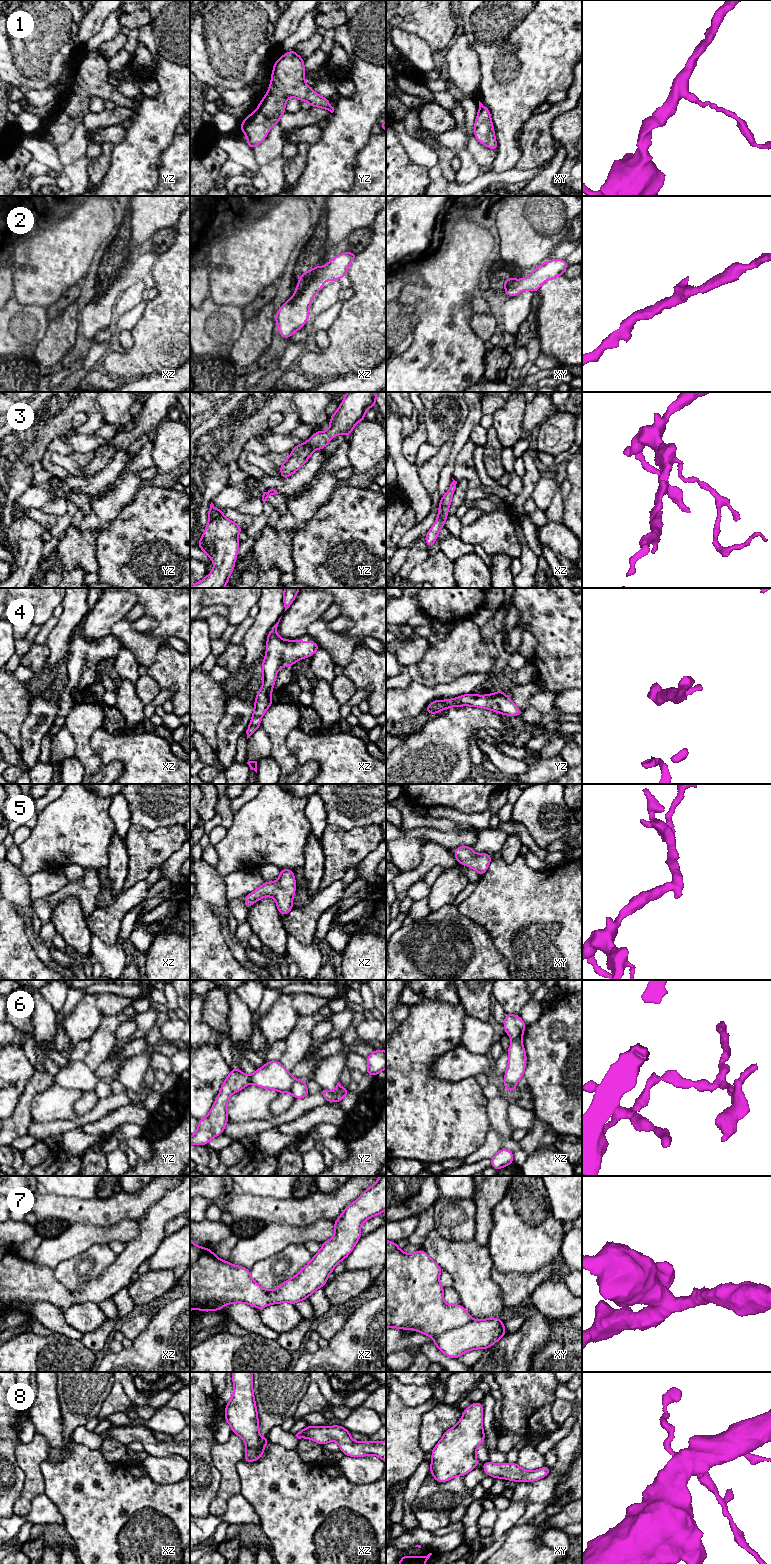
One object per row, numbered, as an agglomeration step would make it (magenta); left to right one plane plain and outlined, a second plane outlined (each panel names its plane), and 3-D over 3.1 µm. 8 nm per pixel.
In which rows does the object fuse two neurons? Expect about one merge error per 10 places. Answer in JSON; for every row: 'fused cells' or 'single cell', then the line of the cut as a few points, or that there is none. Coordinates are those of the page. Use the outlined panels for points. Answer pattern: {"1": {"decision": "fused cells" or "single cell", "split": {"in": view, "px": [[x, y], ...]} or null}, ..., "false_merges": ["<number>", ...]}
{"1": {"decision": "single cell", "split": null}, "2": {"decision": "single cell", "split": null}, "3": {"decision": "single cell", "split": null}, "4": {"decision": "single cell", "split": null}, "5": {"decision": "single cell", "split": null}, "6": {"decision": "fused cells", "split": {"in": "xz", "px": [[520, 1038], [513, 1041]]}}, "7": {"decision": "fused cells", "split": {"in": "xy", "px": [[471, 1319], [458, 1327], [444, 1331], [434, 1337]]}}, "8": {"decision": "single cell", "split": null}, "false_merges": ["6", "7"]}

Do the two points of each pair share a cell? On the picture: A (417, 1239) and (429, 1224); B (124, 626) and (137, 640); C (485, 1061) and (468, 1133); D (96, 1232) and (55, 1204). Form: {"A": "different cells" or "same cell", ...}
{"A": "same cell", "B": "same cell", "C": "different cells", "D": "different cells"}

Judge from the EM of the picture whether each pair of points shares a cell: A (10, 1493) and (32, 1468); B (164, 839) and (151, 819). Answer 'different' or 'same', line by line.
A: different
B: different

